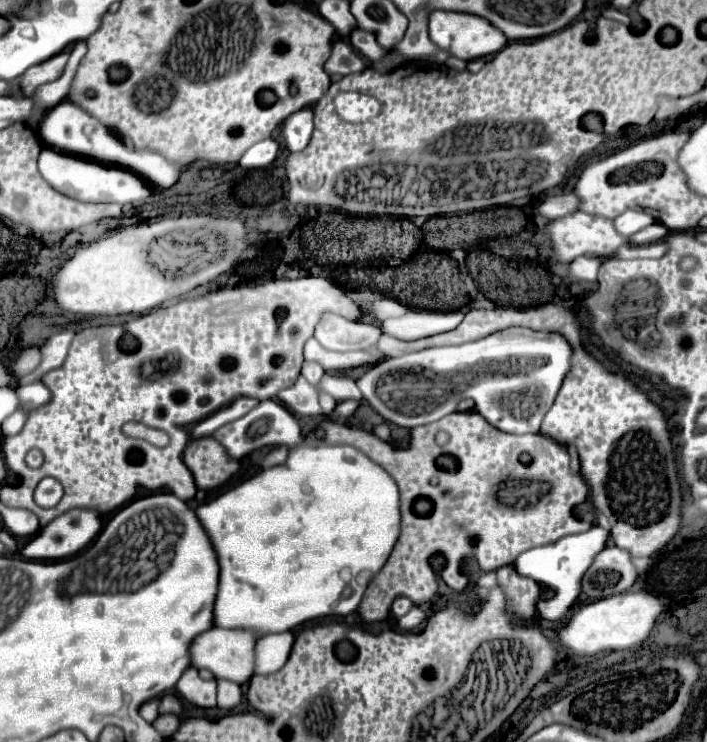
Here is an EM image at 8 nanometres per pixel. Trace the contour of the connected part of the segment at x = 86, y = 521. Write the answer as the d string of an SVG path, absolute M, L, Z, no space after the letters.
M73 509L43 527L21 553L27 559L63 559L83 549L99 531L99 513Z

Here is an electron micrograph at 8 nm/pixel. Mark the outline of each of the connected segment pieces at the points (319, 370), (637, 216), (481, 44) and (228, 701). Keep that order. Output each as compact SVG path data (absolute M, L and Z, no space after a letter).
M305 361L305 363L303 363L301 375L303 375L309 383L317 383L323 373L325 373L325 369L323 369L317 361Z
M625 211L623 215L619 215L613 223L615 223L615 229L619 231L619 235L623 237L631 237L635 235L637 231L641 231L643 227L651 225L655 219L645 213L645 211Z
M441 9L433 11L429 15L429 39L441 51L447 51L453 57L463 59L463 61L493 55L507 45L507 37L503 35L503 31L499 31L497 27L491 27L491 23L487 23L487 19L483 19L481 15L459 13L459 11L441 11Z
M217 679L217 705L225 711L231 711L241 701L241 689L237 683L231 683L227 679Z

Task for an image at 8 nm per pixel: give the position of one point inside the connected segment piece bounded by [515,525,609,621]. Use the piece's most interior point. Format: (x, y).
(560, 565)

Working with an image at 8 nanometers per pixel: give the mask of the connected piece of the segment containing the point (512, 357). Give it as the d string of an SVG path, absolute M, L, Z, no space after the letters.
M511 327L479 341L463 343L463 345L447 345L447 347L431 347L415 353L407 353L395 359L385 359L365 371L363 377L357 379L357 387L369 405L387 421L395 425L427 425L439 421L441 417L457 411L457 403L461 399L473 399L477 403L477 411L497 429L523 435L537 433L543 415L555 401L555 395L561 387L563 377L569 371L571 347L557 333L539 333L529 331L525 327Z

